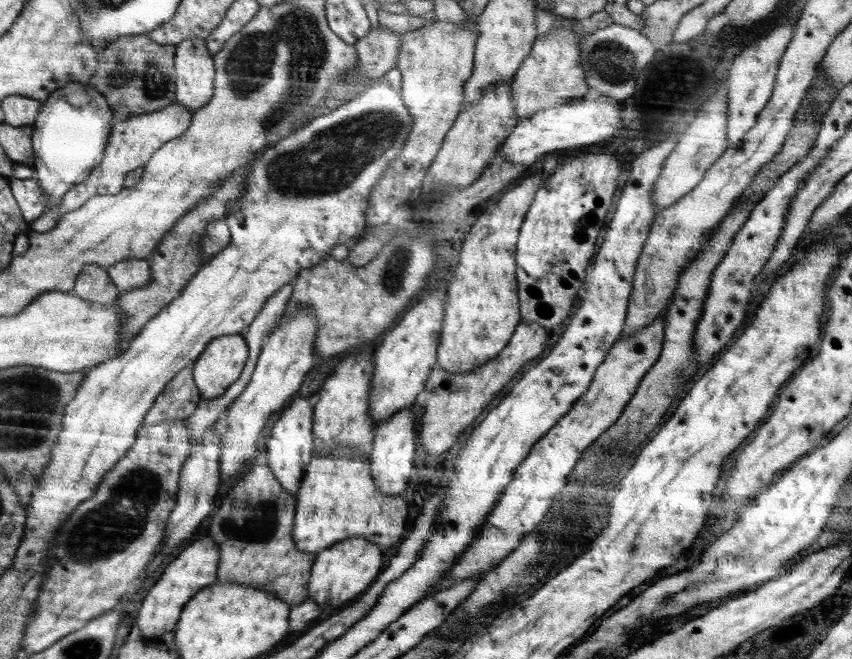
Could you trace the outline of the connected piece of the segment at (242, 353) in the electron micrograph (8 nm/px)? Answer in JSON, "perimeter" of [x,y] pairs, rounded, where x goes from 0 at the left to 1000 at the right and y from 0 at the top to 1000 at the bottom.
{"perimeter":[[[279,507],[249,514],[229,546],[227,575],[237,604],[256,604],[275,583],[292,537],[288,513]]]}

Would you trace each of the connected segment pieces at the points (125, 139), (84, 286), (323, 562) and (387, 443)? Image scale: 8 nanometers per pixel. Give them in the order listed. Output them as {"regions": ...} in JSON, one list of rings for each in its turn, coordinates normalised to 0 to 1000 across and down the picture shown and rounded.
{"regions":[[[[204,152],[191,165],[150,178],[141,187],[134,185],[130,191],[120,244],[106,261],[101,273],[94,279],[88,279],[86,287],[77,291],[68,314],[59,319],[59,322],[52,322],[48,329],[38,337],[38,351],[45,354],[61,351],[68,337],[72,337],[73,326],[80,320],[96,314],[113,297],[138,296],[146,288],[148,264],[161,253],[169,255],[178,241],[181,231],[184,231],[195,215],[210,209],[218,200],[218,196],[223,193],[227,171],[223,165],[218,165],[218,161],[214,161]]],[[[106,401],[92,417],[85,445],[108,460],[124,463],[141,448],[141,439],[131,426],[124,408]]],[[[411,813],[411,816],[397,822],[387,832],[378,833],[378,838],[373,838],[371,842],[366,857],[364,882],[359,888],[362,892],[360,907],[366,907],[377,924],[377,936],[391,933],[404,923],[404,917],[411,917],[414,910],[418,910],[441,880],[450,863],[448,848],[450,838],[441,825],[437,825],[430,816],[420,816],[420,813]]],[[[488,613],[480,615],[441,648],[438,680],[433,698],[434,722],[439,728],[439,737],[451,753],[473,751],[479,727],[487,713],[485,701],[488,686],[487,665],[491,631],[492,619],[489,619]]]]}

